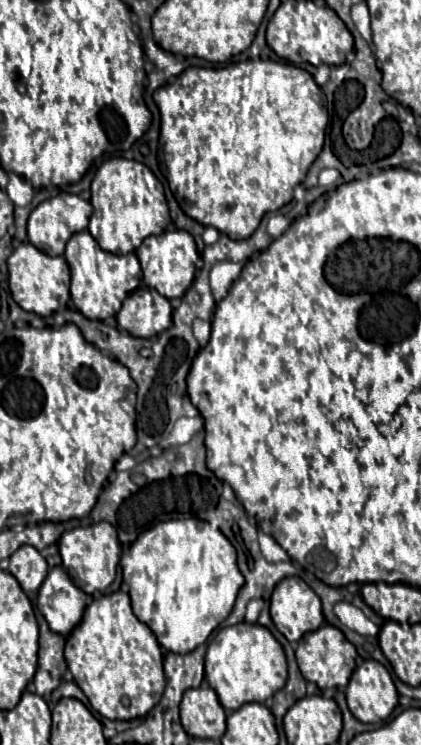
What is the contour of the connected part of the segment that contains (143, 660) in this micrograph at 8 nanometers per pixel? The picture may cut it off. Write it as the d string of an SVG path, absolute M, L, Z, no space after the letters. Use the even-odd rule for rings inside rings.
M114 593L110 597L104 595L96 601L92 601L84 611L82 621L66 637L64 655L68 661L68 669L74 675L74 681L84 691L90 705L106 719L126 719L128 721L128 719L144 717L160 701L160 697L164 693L166 679L164 679L164 669L162 669L160 645L158 645L156 637L152 635L152 631L134 617L134 613L130 609L128 593ZM124 697L130 699L130 705L122 703Z

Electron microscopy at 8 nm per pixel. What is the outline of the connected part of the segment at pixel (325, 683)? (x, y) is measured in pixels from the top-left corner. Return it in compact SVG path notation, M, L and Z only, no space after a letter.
M322 625L316 631L310 631L304 635L304 639L298 641L296 647L296 661L298 667L304 675L306 681L316 683L320 689L332 689L332 687L346 687L348 679L354 671L354 659L356 659L356 649L354 645L344 637L344 633L332 625Z

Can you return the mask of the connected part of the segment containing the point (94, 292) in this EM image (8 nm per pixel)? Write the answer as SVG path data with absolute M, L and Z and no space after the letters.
M80 231L76 235L72 235L72 239L66 243L66 261L70 265L70 273L72 273L72 285L70 285L70 295L74 305L78 307L78 311L82 315L86 315L88 319L98 319L104 321L112 315L118 313L124 297L134 291L140 285L140 263L136 259L134 253L128 255L108 255L108 277L102 277L100 273L100 261L104 261L104 255L100 255L100 247L96 243L96 239L92 239L92 235L88 231Z

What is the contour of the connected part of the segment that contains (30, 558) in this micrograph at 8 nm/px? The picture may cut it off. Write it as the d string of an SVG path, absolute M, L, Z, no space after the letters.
M22 545L10 557L8 571L18 579L18 583L26 593L32 593L32 591L38 591L40 583L44 581L48 573L48 563L38 553L38 549L34 549L32 545Z

